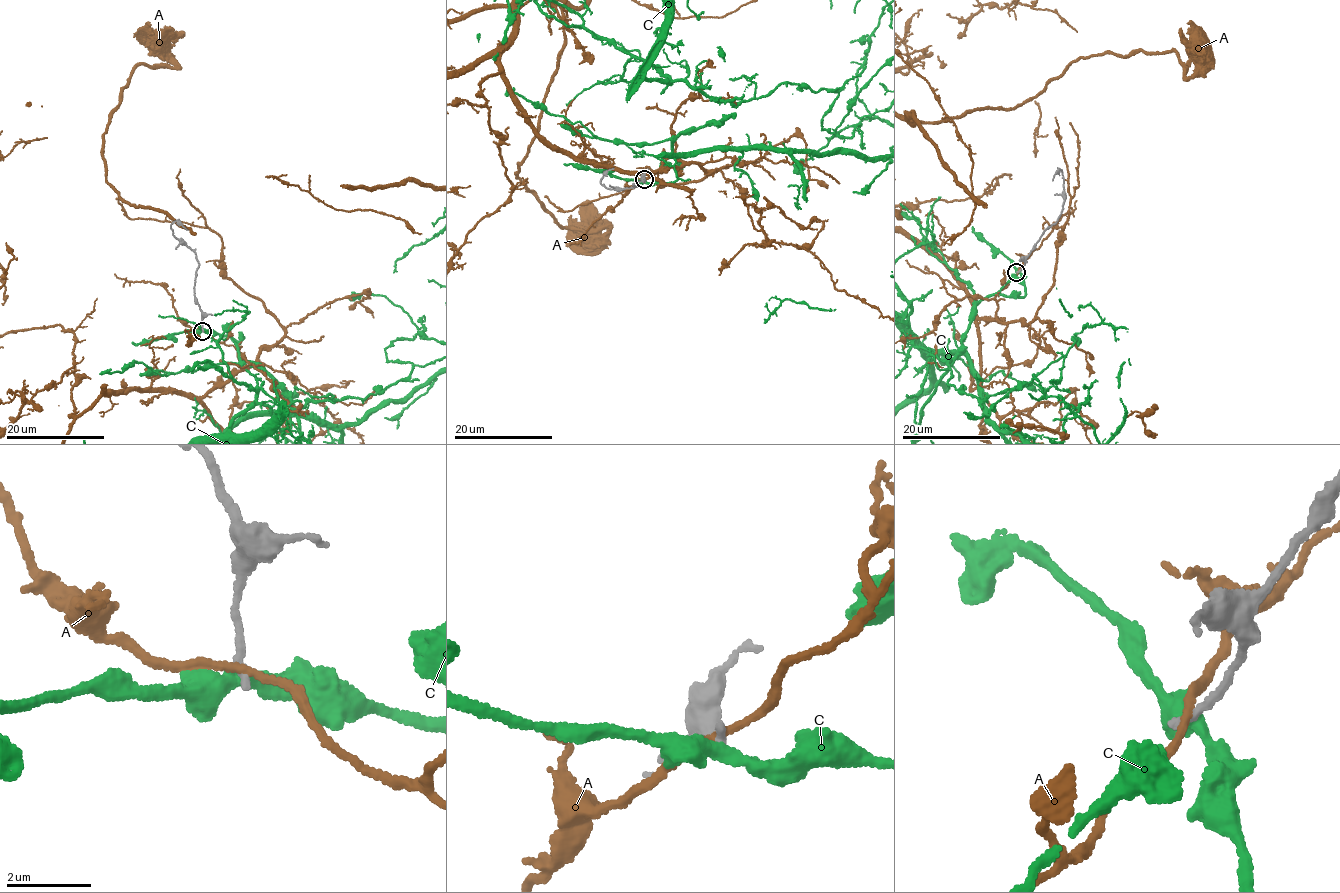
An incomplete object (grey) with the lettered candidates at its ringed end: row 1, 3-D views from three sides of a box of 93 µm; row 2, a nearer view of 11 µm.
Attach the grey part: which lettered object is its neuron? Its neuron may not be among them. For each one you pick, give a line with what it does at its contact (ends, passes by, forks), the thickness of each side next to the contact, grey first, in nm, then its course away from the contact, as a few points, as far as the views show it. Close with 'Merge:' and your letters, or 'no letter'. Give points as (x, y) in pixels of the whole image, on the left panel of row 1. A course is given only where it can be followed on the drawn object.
Merge: no letter

